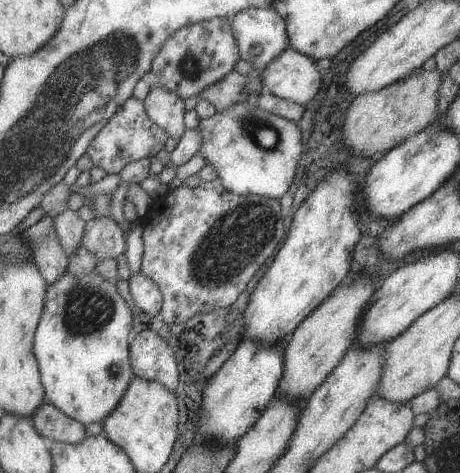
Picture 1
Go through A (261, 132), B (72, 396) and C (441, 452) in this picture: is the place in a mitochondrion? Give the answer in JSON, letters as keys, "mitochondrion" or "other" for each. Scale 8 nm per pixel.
{"A":"mitochondrion","B":"other","C":"mitochondrion"}

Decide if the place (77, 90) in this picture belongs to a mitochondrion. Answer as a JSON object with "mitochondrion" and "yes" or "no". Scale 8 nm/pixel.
{"mitochondrion":"yes"}

